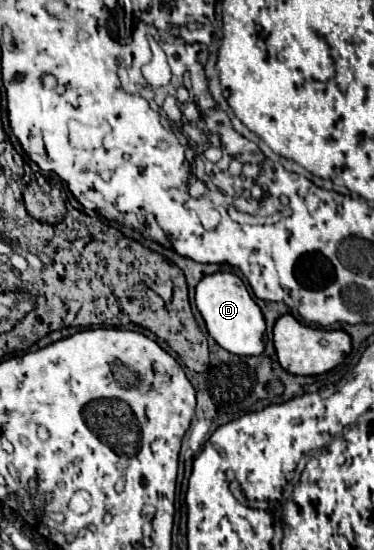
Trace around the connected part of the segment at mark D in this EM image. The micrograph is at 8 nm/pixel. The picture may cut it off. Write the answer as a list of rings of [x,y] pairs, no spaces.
[[[216,272],[204,276],[196,286],[196,308],[200,310],[208,334],[218,346],[236,356],[258,356],[264,352],[266,344],[266,322],[252,300],[246,284],[232,272]]]

